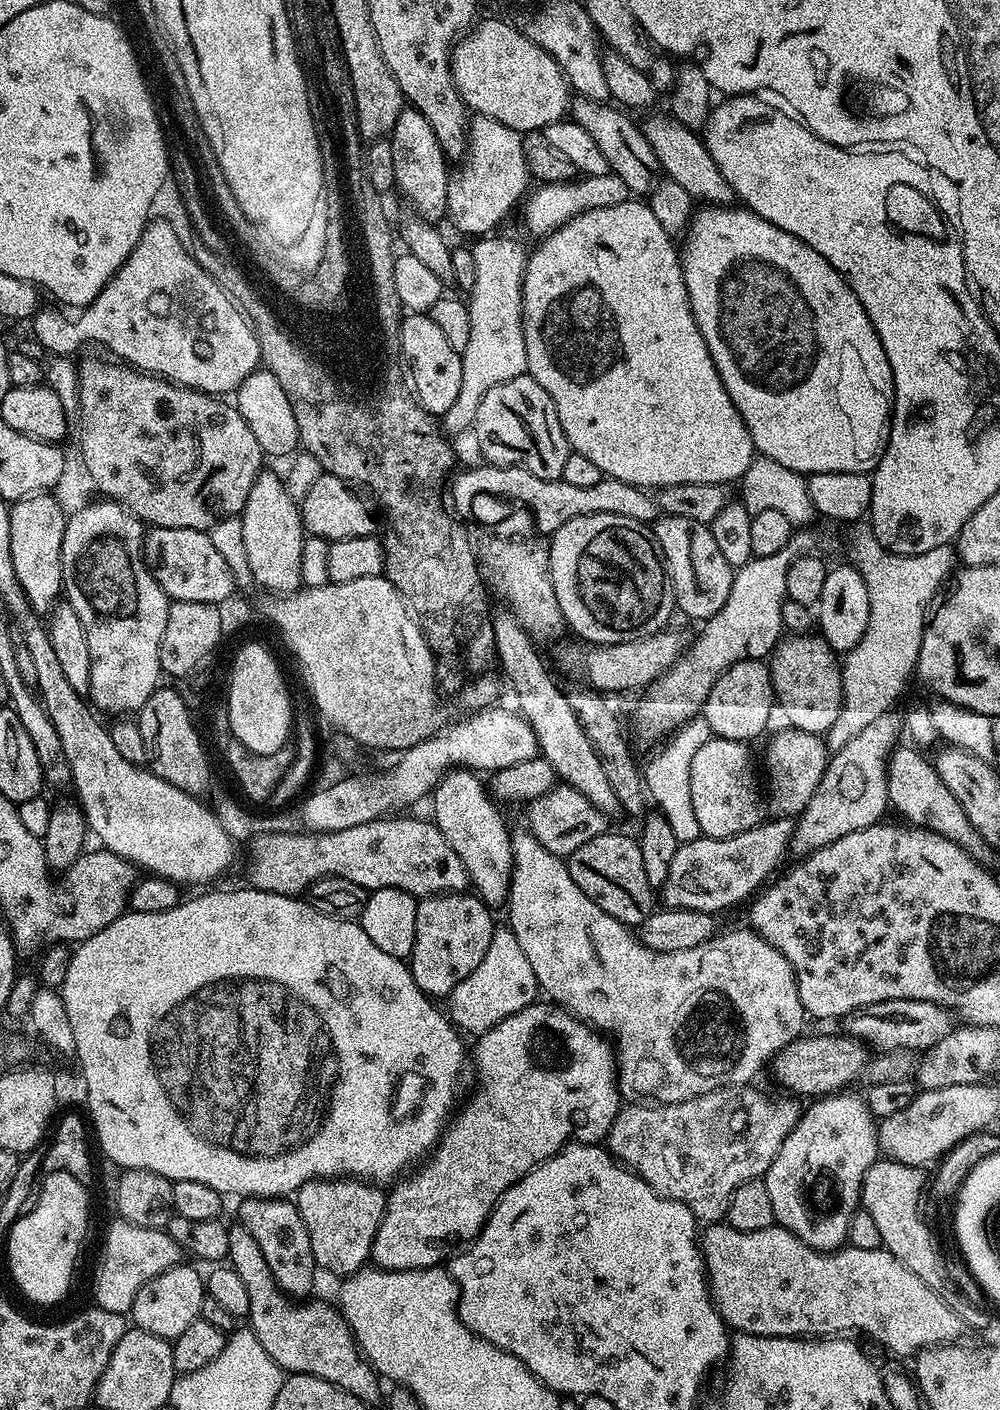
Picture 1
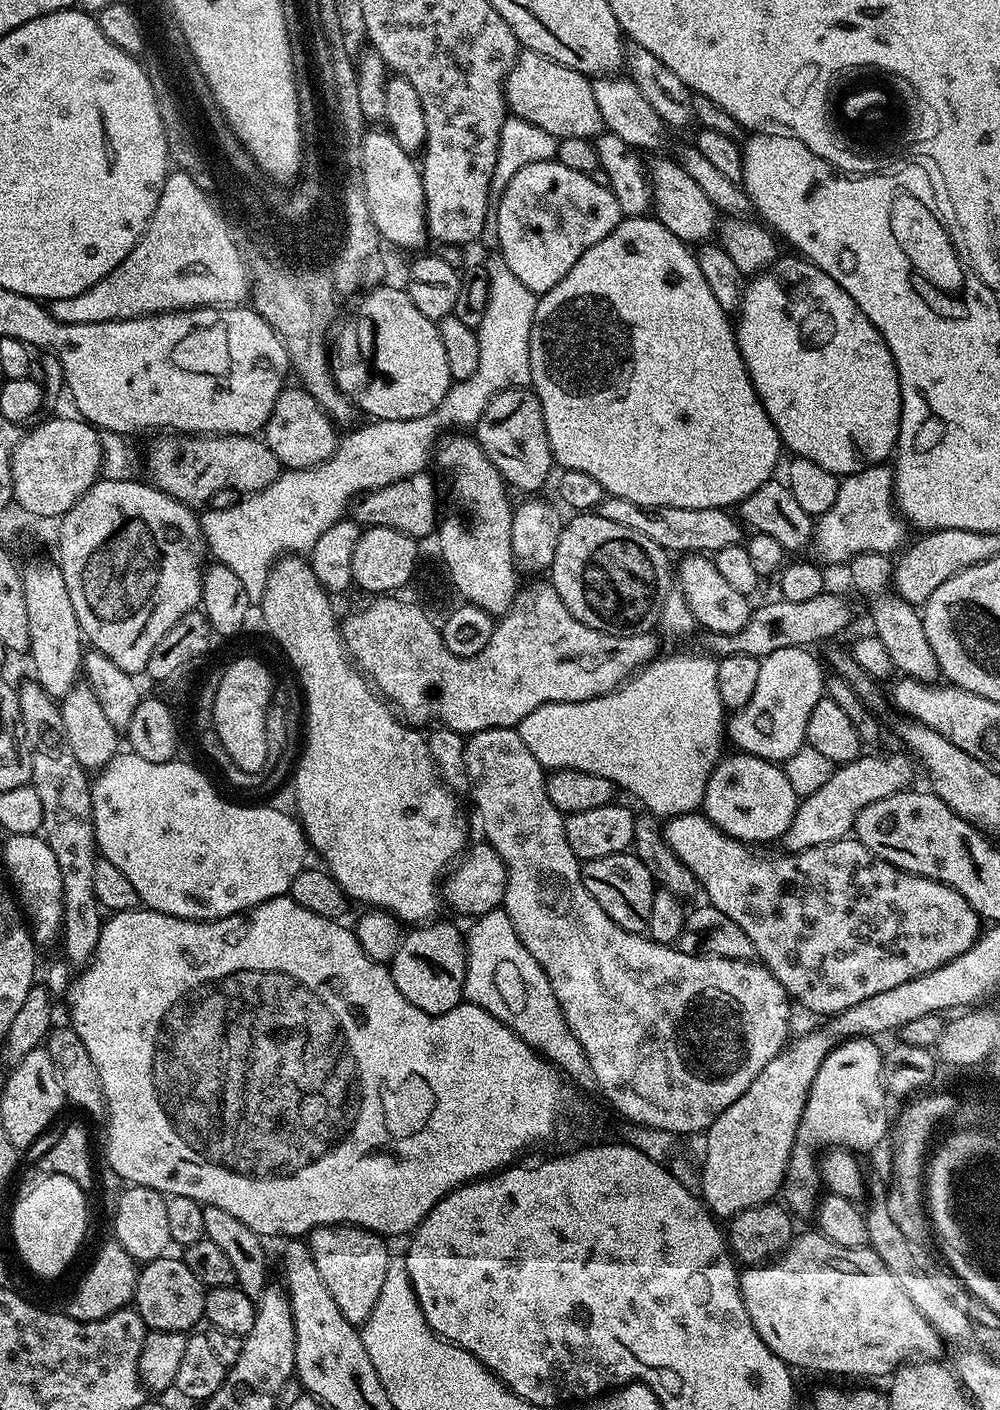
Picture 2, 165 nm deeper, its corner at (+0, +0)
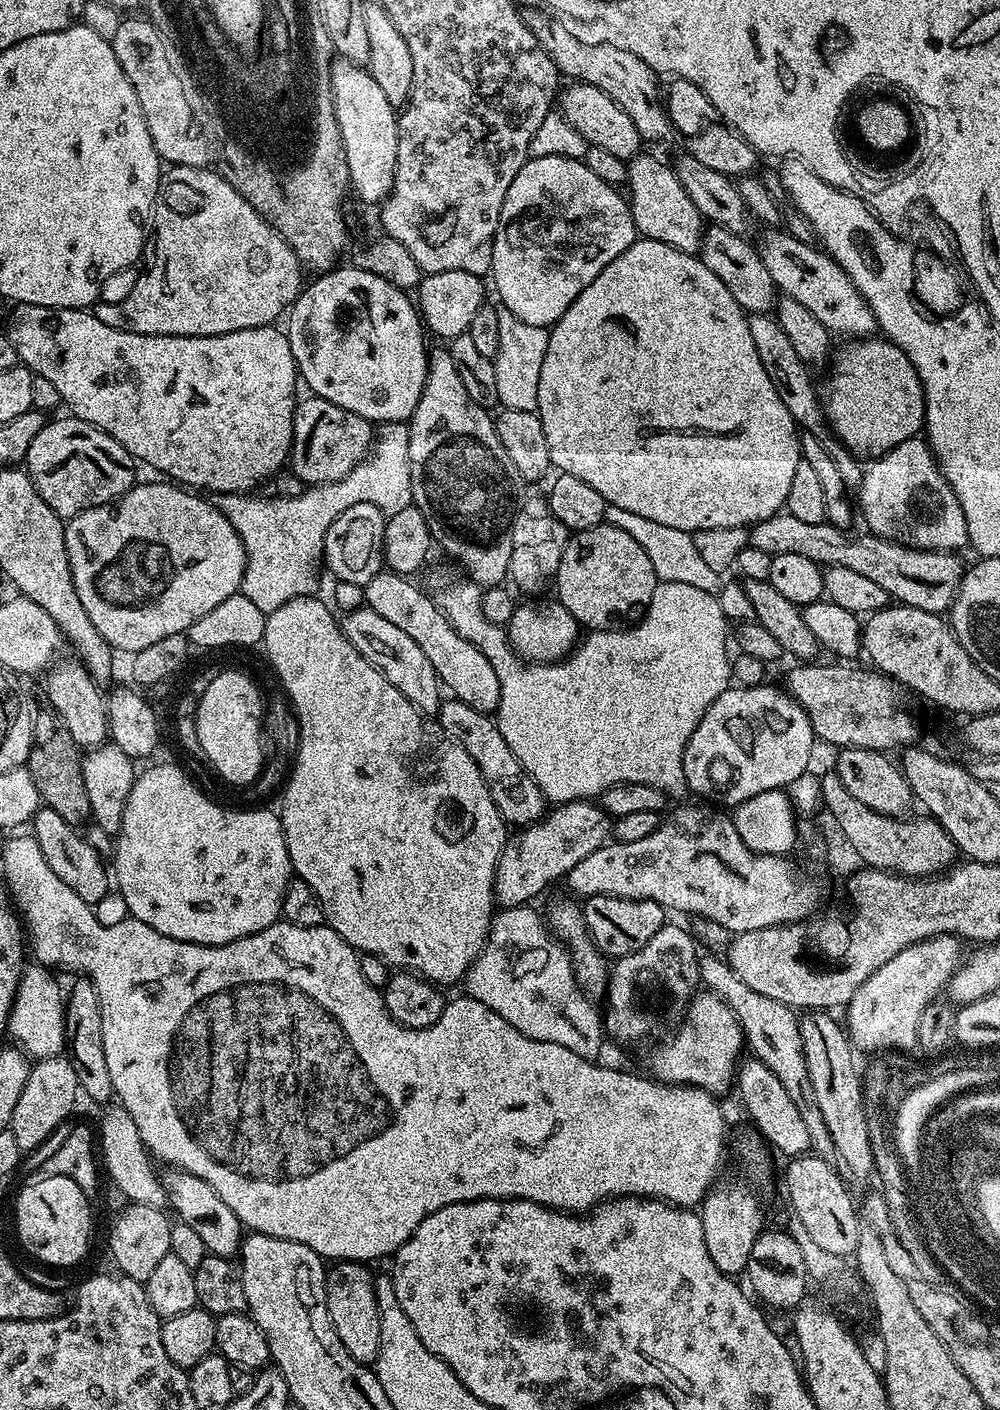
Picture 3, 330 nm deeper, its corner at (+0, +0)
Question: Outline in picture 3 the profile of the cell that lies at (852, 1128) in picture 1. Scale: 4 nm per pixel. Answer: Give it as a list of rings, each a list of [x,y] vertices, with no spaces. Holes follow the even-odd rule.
[[[932,936],[894,954],[886,966],[874,970],[846,1005],[846,1033],[853,1049],[867,1054],[909,1050],[917,1045],[919,1019],[928,1004],[945,991],[962,963],[961,941],[954,936]]]

